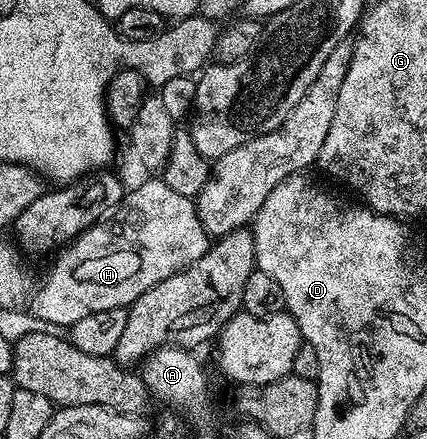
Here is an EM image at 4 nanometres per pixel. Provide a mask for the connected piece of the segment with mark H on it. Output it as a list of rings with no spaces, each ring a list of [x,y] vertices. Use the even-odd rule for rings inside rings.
[[[161,178],[147,180],[130,189],[110,215],[54,253],[55,265],[31,296],[31,312],[39,320],[70,326],[89,314],[127,308],[157,282],[197,262],[212,243],[192,197],[169,190]]]

